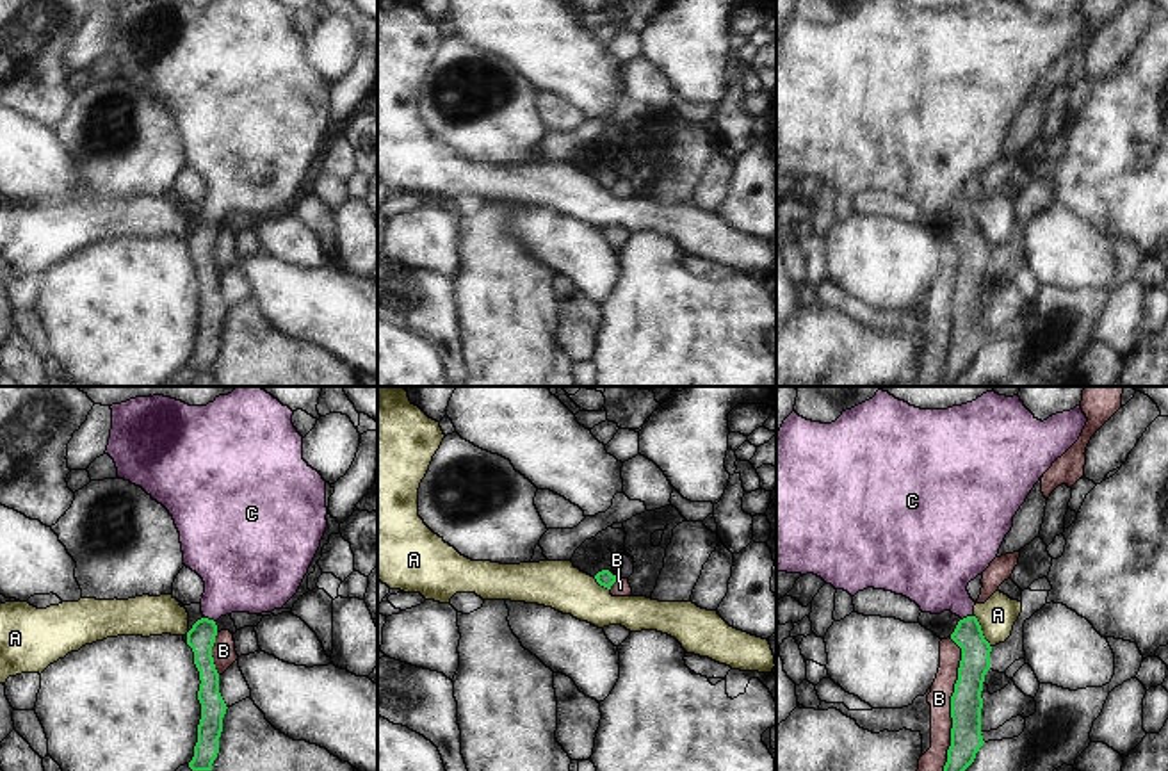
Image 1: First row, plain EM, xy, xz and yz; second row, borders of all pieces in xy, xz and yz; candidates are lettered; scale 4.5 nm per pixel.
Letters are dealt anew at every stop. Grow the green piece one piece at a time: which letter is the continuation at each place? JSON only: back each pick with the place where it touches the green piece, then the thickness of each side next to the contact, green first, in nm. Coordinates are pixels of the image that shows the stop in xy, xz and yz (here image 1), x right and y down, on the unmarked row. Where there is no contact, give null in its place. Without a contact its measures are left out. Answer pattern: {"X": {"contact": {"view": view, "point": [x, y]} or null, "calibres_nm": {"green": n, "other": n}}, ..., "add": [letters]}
{"C": {"contact": {"view": "yz", "point": [967, 218]}, "calibres_nm": {"green": 130, "other": 320}}, "add": ["C"]}

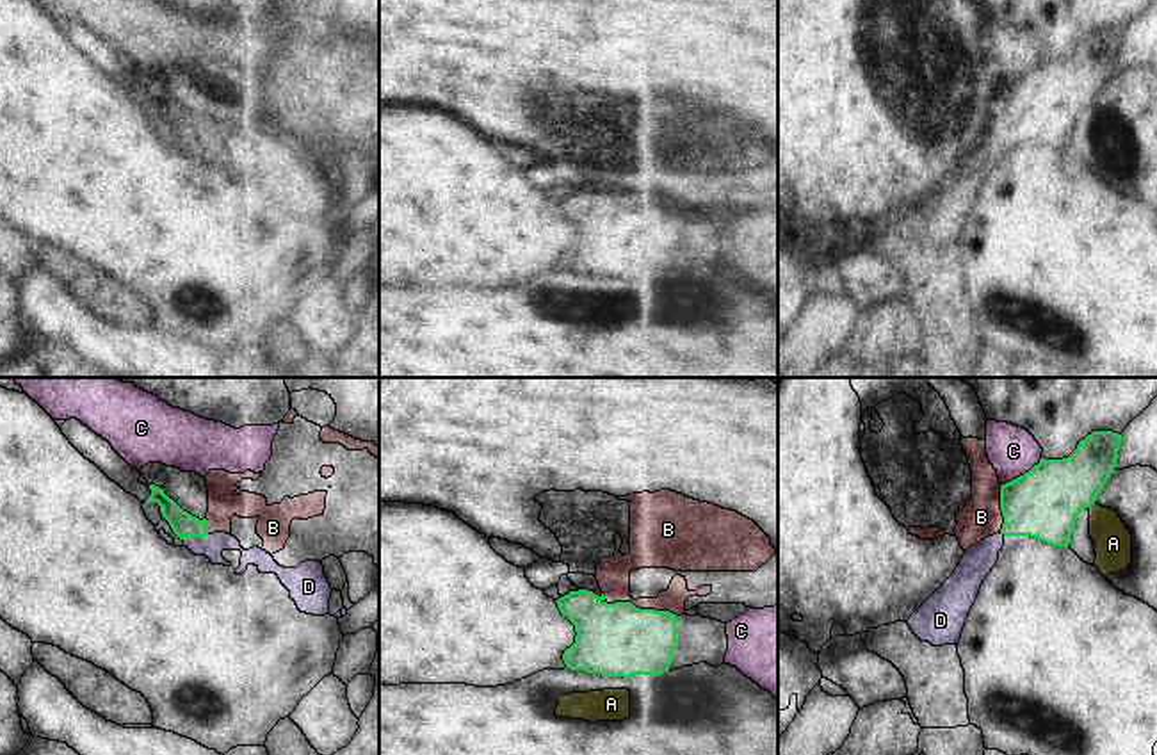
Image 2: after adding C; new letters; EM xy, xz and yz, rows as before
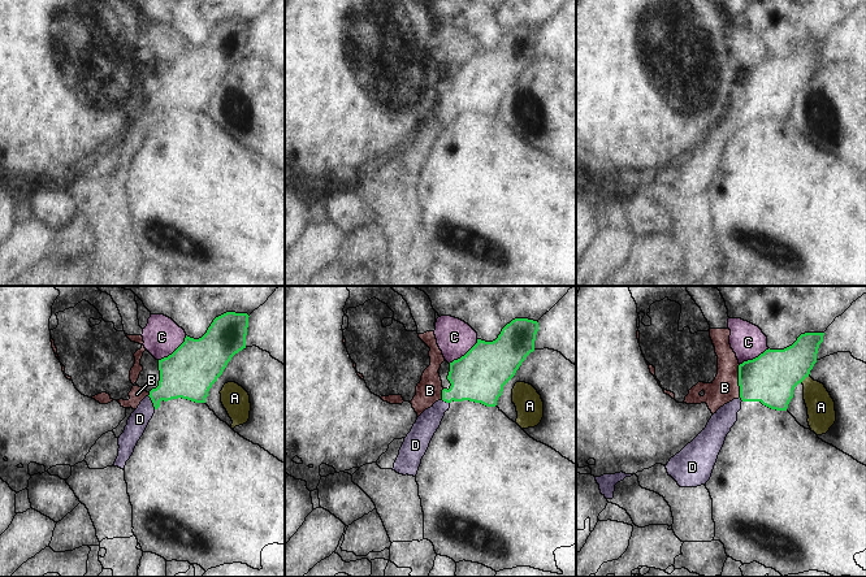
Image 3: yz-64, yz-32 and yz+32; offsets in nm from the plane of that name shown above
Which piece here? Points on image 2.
{"D": {"contact": {"view": "xy", "point": [194, 138]}, "calibres_nm": {"green": 110, "other": 110}}, "add": ["D"]}

